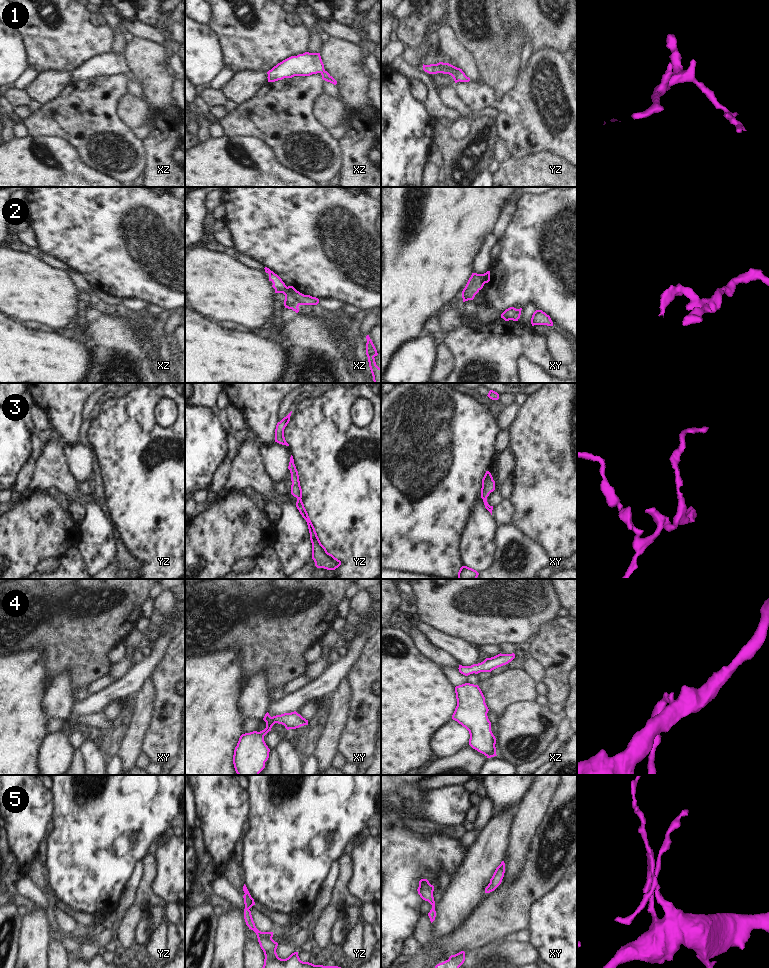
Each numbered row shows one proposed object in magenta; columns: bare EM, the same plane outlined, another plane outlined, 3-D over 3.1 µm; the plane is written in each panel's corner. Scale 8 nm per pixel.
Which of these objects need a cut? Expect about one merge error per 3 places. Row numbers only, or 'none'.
2

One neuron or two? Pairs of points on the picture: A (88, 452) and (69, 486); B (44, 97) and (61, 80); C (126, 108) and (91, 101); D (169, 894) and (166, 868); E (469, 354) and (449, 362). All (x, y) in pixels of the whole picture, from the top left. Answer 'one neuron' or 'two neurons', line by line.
A: two neurons
B: one neuron
C: two neurons
D: one neuron
E: two neurons

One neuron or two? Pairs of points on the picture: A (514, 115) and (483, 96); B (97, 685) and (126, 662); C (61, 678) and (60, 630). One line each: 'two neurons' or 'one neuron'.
A: one neuron
B: one neuron
C: two neurons

